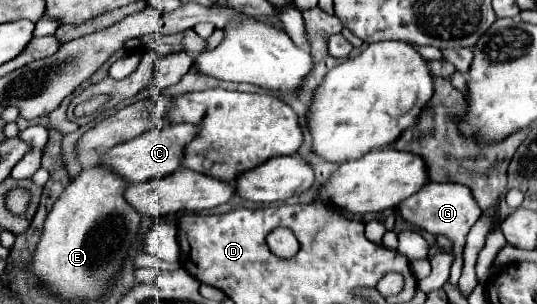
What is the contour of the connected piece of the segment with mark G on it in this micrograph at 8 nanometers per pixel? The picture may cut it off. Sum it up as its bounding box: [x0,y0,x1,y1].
[398,182,482,286]

